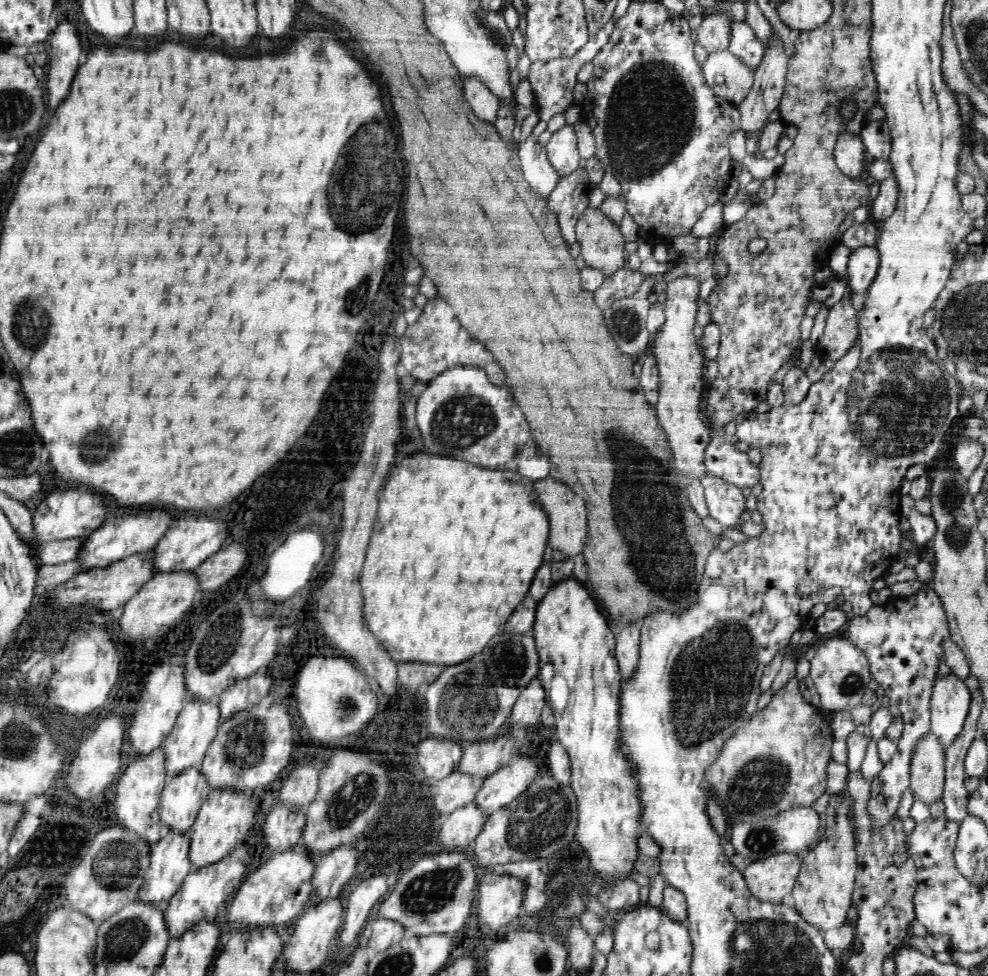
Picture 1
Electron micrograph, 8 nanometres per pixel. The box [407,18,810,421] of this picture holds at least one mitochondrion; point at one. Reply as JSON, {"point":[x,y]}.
{"point":[652,124]}

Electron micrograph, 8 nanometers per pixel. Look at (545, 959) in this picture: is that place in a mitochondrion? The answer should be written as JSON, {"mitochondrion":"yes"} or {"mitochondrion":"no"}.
{"mitochondrion":"yes"}

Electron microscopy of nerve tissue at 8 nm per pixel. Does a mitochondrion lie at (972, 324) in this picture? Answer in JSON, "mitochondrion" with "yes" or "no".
{"mitochondrion":"yes"}

